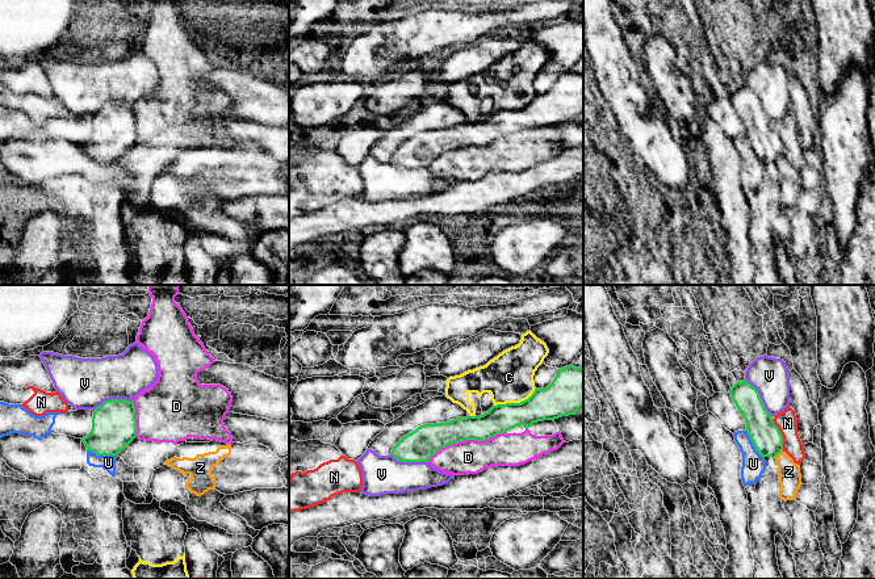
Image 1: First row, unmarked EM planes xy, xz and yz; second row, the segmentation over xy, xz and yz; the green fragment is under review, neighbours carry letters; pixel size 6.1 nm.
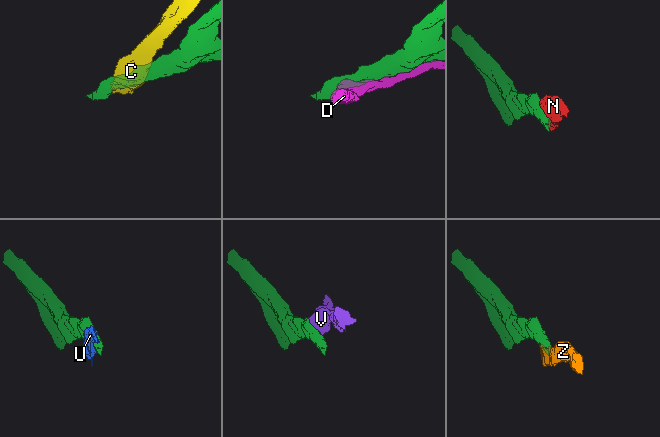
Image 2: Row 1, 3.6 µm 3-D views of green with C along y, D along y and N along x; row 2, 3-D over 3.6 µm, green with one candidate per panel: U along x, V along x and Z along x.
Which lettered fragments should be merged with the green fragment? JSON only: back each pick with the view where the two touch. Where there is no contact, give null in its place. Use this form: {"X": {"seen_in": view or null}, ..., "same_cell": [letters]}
{"same_cell": []}

